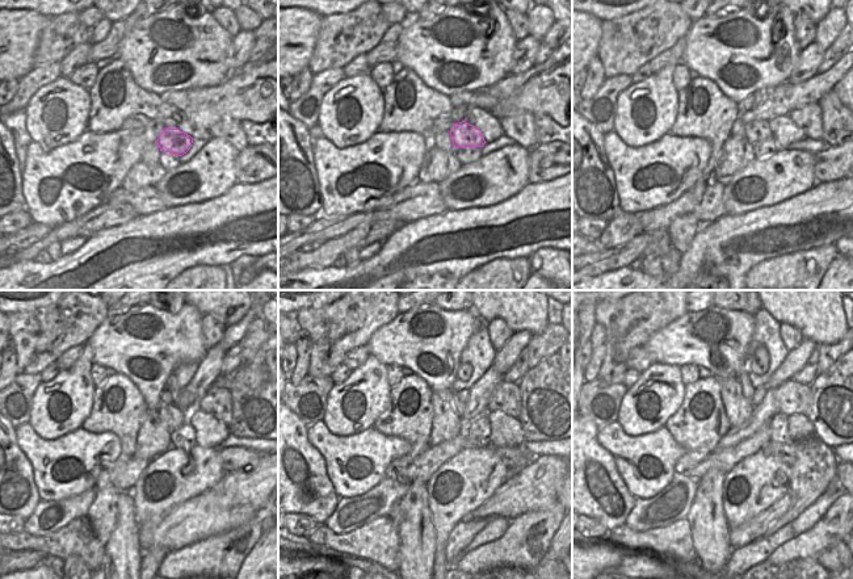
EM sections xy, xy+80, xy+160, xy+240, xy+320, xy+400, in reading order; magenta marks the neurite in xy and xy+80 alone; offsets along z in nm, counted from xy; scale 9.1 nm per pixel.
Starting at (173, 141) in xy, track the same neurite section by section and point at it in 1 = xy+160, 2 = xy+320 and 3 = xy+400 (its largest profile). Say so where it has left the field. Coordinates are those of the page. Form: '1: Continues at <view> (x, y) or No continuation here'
1: Continues at xy+160 (757, 130)
2: Continues at xy+320 (458, 405)
3: Continues at xy+400 (747, 387).

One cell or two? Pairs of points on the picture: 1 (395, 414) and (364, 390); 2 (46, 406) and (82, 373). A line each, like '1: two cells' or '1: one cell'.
1: two cells
2: one cell

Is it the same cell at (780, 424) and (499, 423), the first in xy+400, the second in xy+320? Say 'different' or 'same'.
different

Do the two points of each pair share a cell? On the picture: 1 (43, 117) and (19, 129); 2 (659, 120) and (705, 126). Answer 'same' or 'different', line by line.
1: different
2: different

